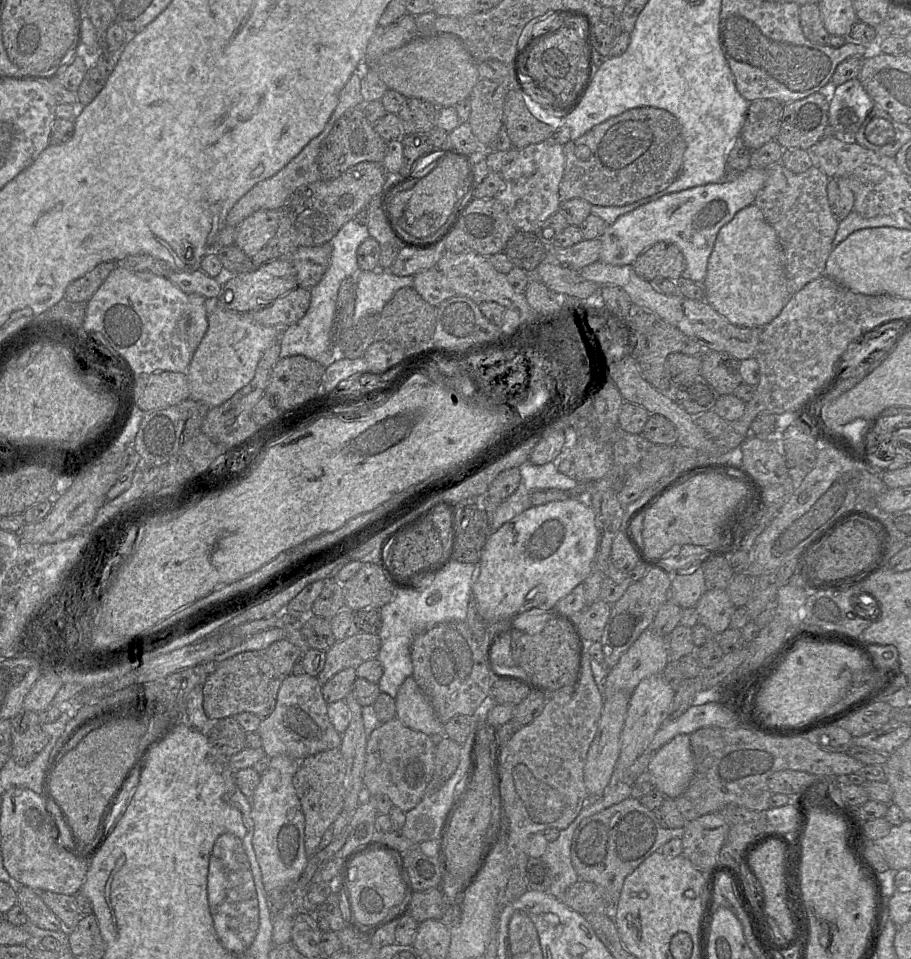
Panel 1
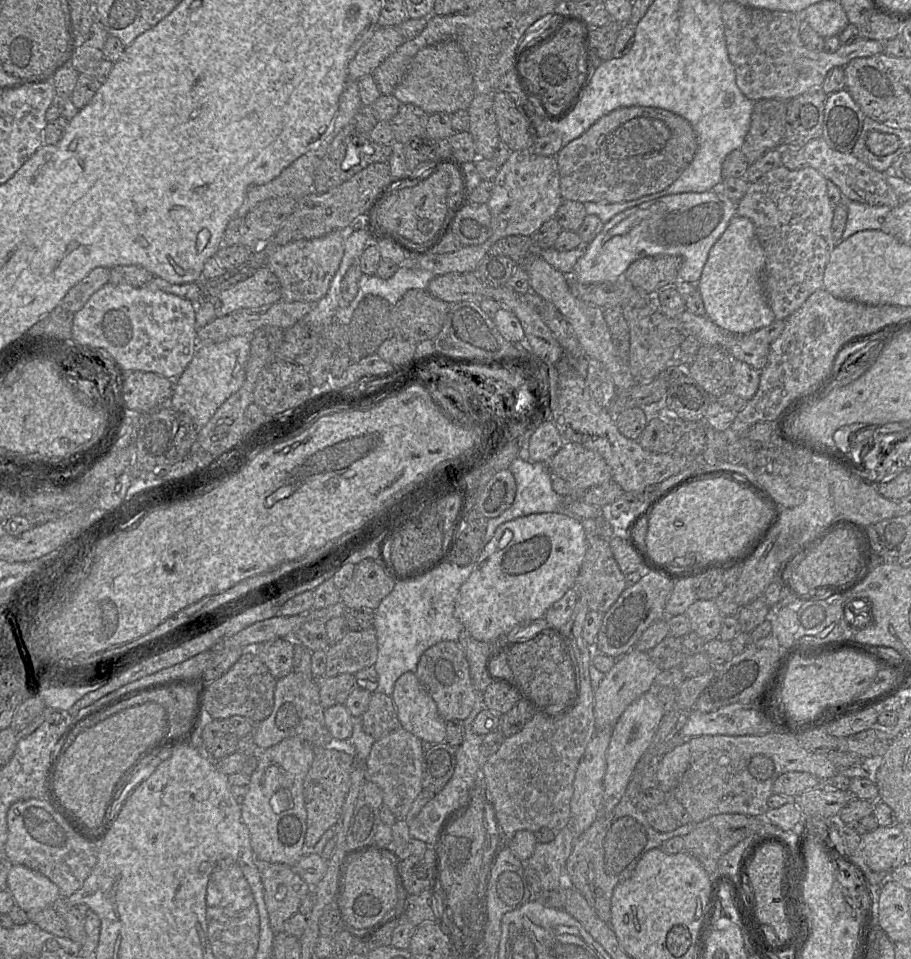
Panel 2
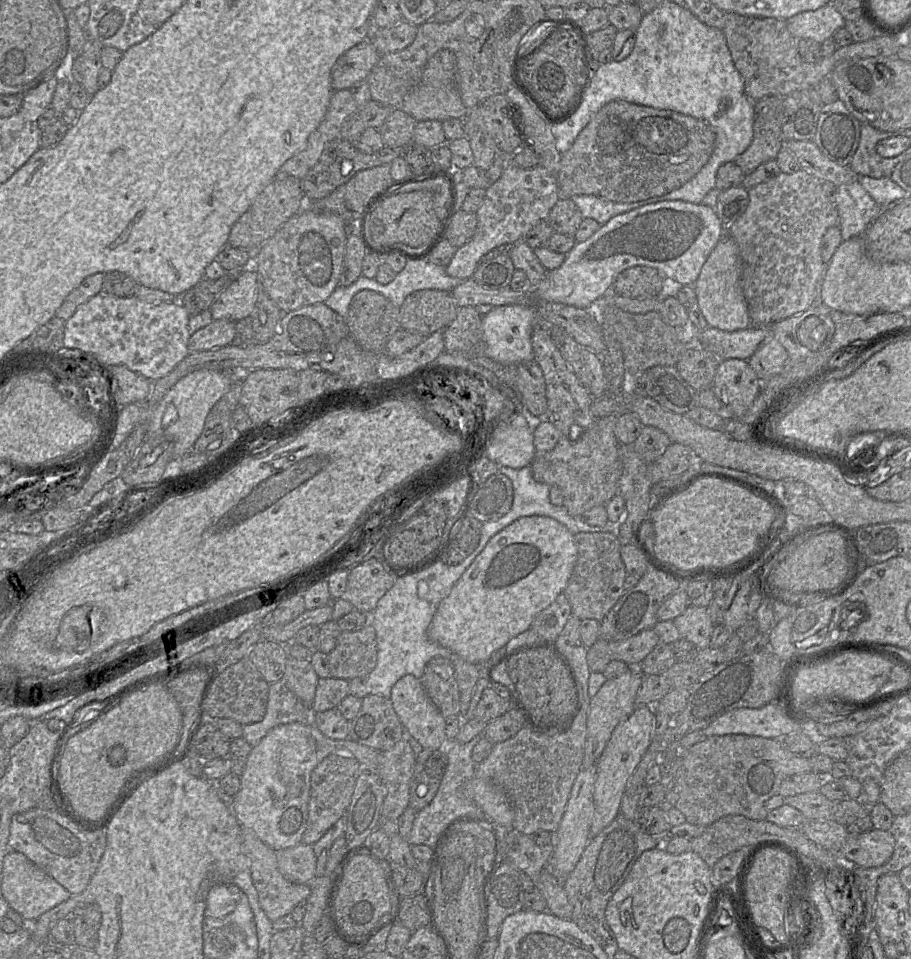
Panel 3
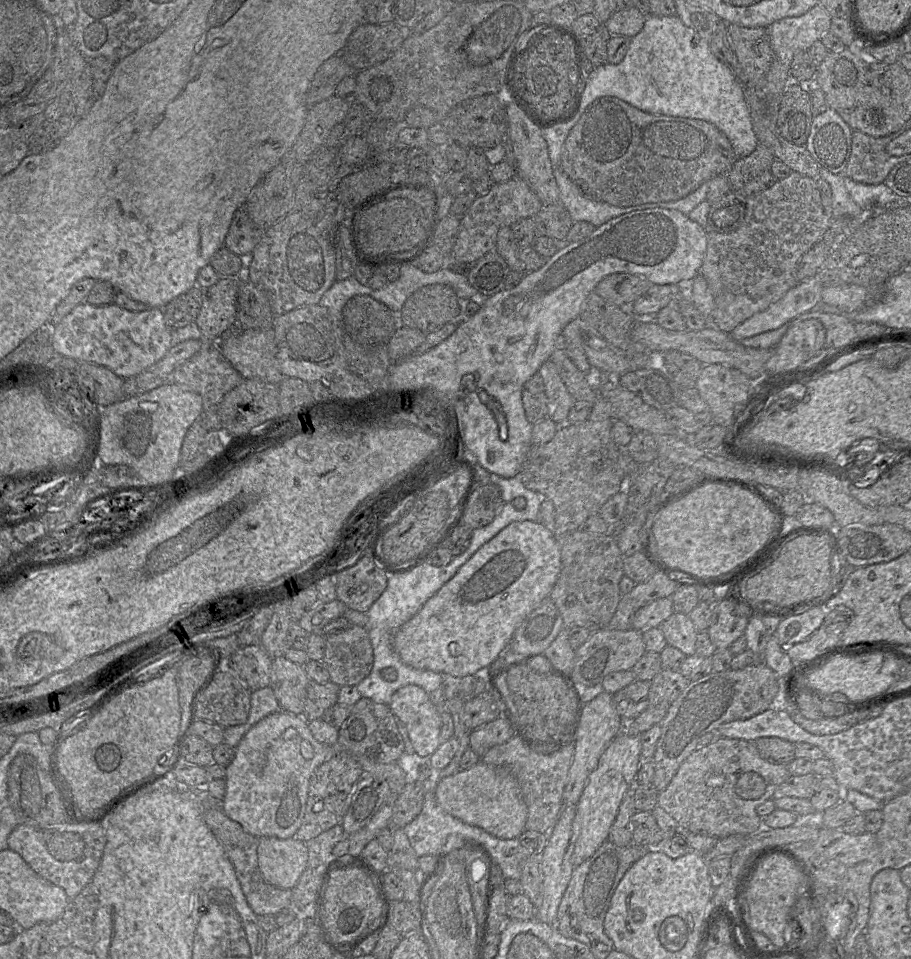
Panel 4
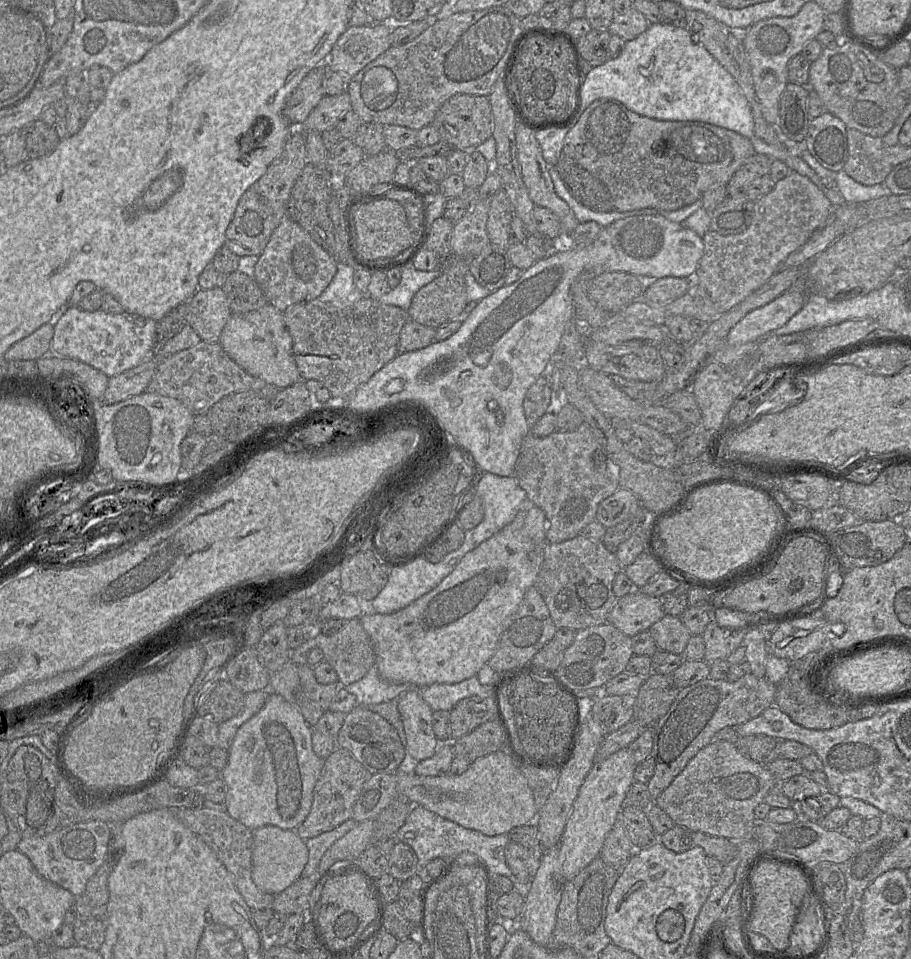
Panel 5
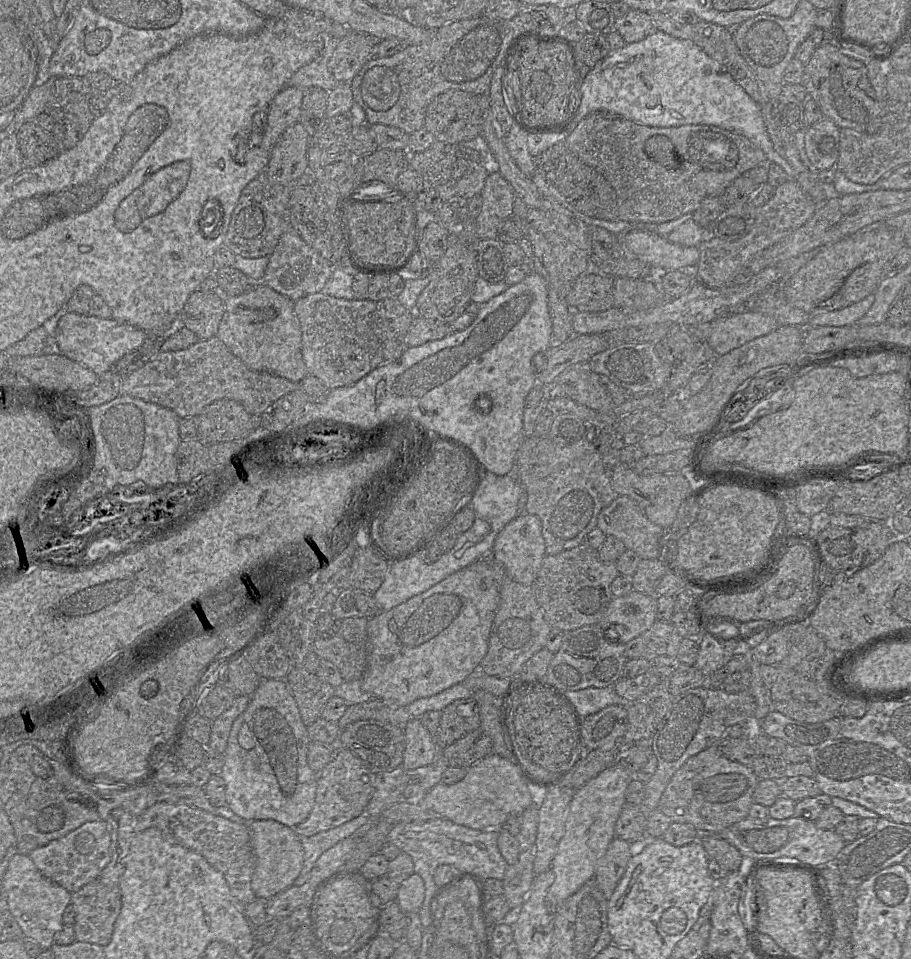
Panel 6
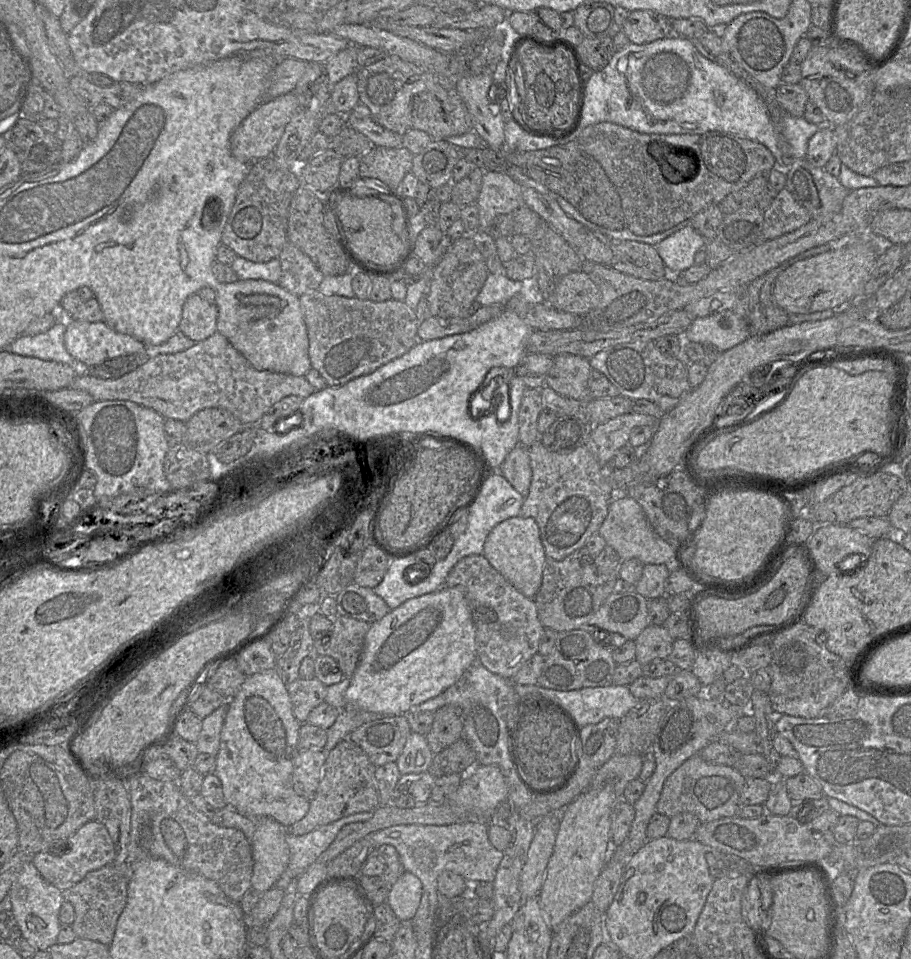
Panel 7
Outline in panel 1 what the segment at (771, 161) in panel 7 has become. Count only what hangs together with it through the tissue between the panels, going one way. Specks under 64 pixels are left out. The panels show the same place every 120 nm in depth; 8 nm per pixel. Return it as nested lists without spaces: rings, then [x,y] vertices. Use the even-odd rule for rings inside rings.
[[[630,109],[596,125],[583,136],[564,145],[565,168],[559,187],[561,202],[580,198],[591,205],[614,207],[637,202],[665,190],[679,175],[686,150],[682,127],[677,118],[664,109]]]

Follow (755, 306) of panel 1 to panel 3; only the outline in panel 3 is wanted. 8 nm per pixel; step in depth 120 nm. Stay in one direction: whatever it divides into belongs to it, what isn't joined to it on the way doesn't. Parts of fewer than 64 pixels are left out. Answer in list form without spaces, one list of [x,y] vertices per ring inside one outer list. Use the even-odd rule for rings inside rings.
[[[723,234],[703,264],[694,289],[698,304],[708,326],[736,331],[752,326],[748,304],[741,287],[742,261],[738,245],[728,234]]]

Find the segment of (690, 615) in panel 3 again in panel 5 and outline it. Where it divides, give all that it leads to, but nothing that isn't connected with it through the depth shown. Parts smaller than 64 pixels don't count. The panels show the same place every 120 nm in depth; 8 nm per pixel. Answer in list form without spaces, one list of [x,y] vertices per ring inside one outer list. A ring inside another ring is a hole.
[[[664,615],[649,628],[658,650],[683,655],[691,633],[679,617]]]

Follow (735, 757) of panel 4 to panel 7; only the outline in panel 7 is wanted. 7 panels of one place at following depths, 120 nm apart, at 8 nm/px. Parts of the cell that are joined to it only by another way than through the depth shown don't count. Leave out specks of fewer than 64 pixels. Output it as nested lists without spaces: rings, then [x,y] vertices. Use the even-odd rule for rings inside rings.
[[[698,754],[693,755],[664,782],[656,812],[668,818],[688,812],[695,815],[700,823],[736,816],[740,810],[740,793],[745,781],[746,778],[735,767],[711,763]]]

